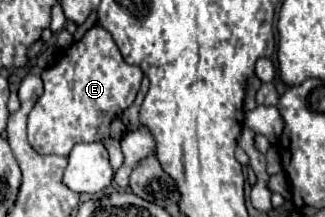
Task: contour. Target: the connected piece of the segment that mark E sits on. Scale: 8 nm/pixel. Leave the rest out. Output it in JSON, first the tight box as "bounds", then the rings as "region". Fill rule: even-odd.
{"bounds":[27,25,143,155],"region":[[[95,25],[85,37],[63,51],[59,61],[43,71],[45,93],[27,117],[27,139],[41,155],[69,155],[73,145],[107,141],[109,125],[127,109],[139,91],[143,71],[127,65],[111,33]]]}

